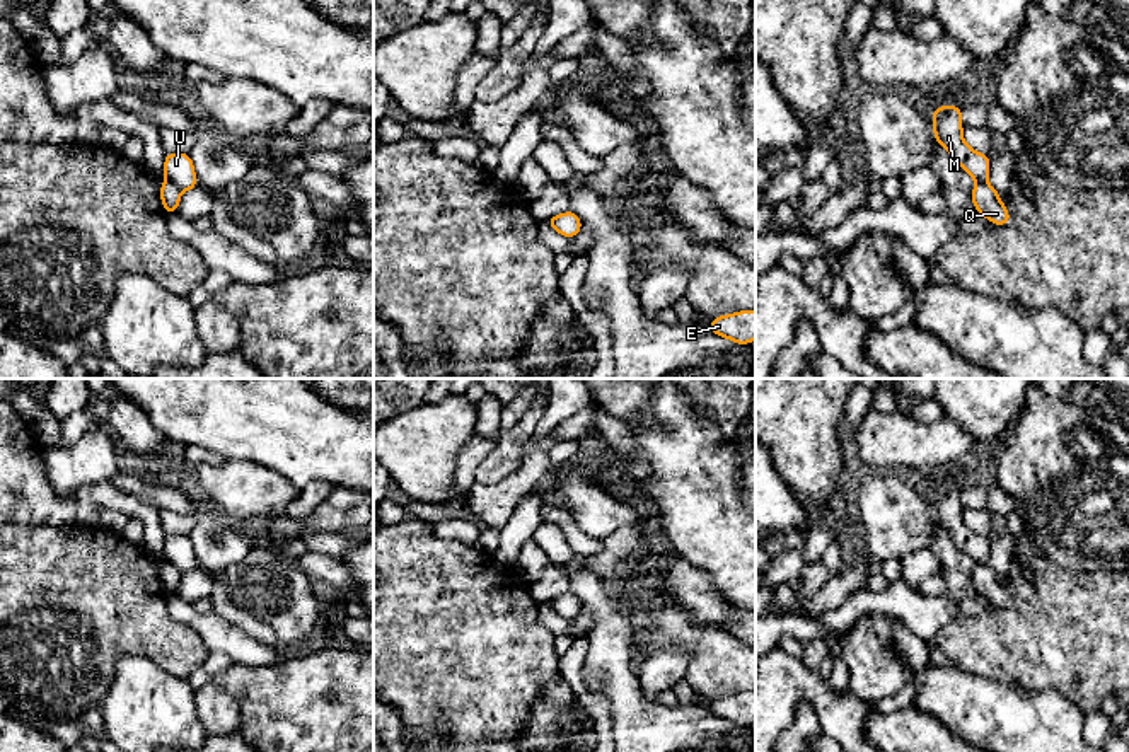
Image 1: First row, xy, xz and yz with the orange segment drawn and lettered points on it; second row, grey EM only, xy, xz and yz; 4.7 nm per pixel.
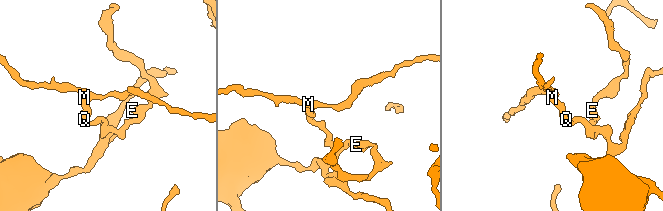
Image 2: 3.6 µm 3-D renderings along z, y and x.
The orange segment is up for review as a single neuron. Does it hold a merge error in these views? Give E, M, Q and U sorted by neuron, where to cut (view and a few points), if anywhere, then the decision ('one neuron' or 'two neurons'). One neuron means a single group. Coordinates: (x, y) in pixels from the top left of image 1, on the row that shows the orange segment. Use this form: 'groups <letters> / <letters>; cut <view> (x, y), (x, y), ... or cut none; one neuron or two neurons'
groups E Q / M U; cut xy (167, 179), (179, 191); two neurons

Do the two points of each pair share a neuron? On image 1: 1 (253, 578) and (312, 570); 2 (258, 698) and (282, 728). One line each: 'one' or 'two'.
1: two
2: one

